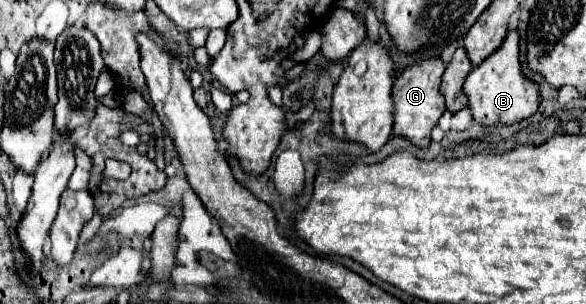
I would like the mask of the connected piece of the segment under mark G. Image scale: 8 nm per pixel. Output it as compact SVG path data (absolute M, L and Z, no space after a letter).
M439 56L425 58L417 64L407 66L397 74L393 84L393 102L395 102L395 132L397 136L409 138L413 144L427 148L431 142L431 128L437 124L445 110L445 98L439 92L441 76L445 72L445 62Z

